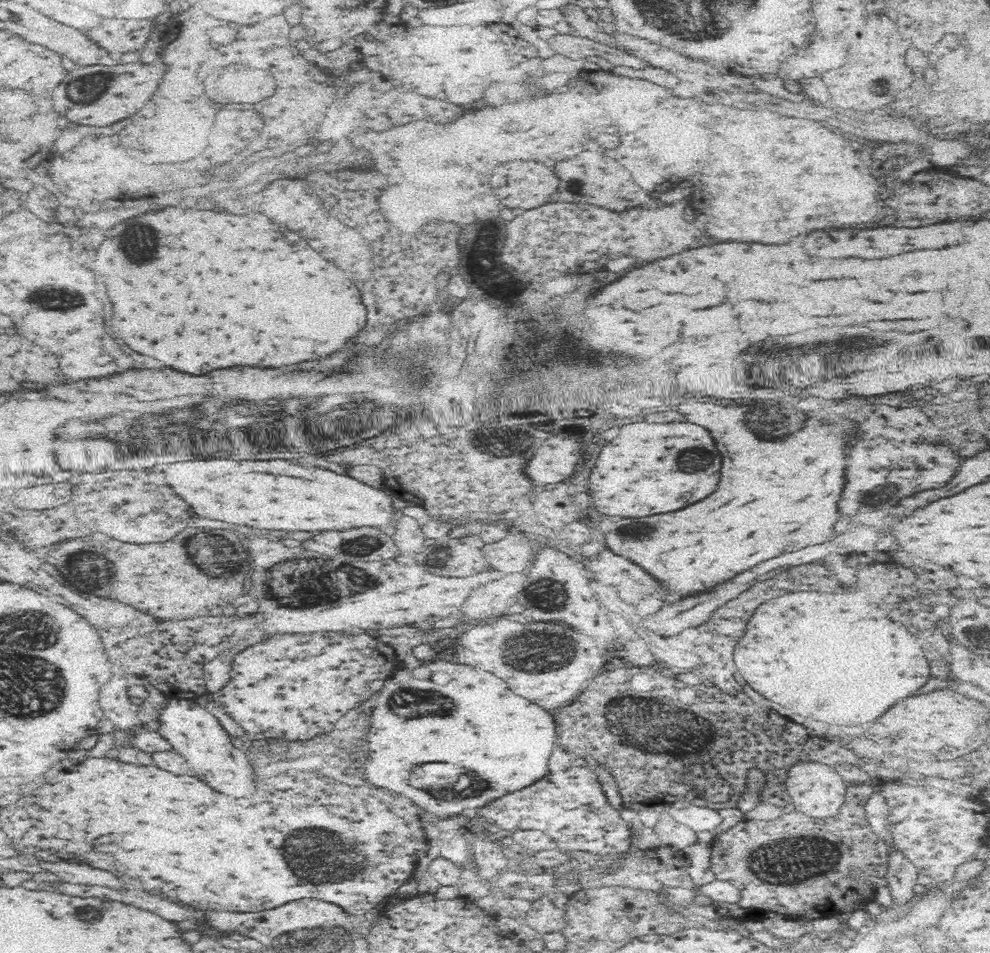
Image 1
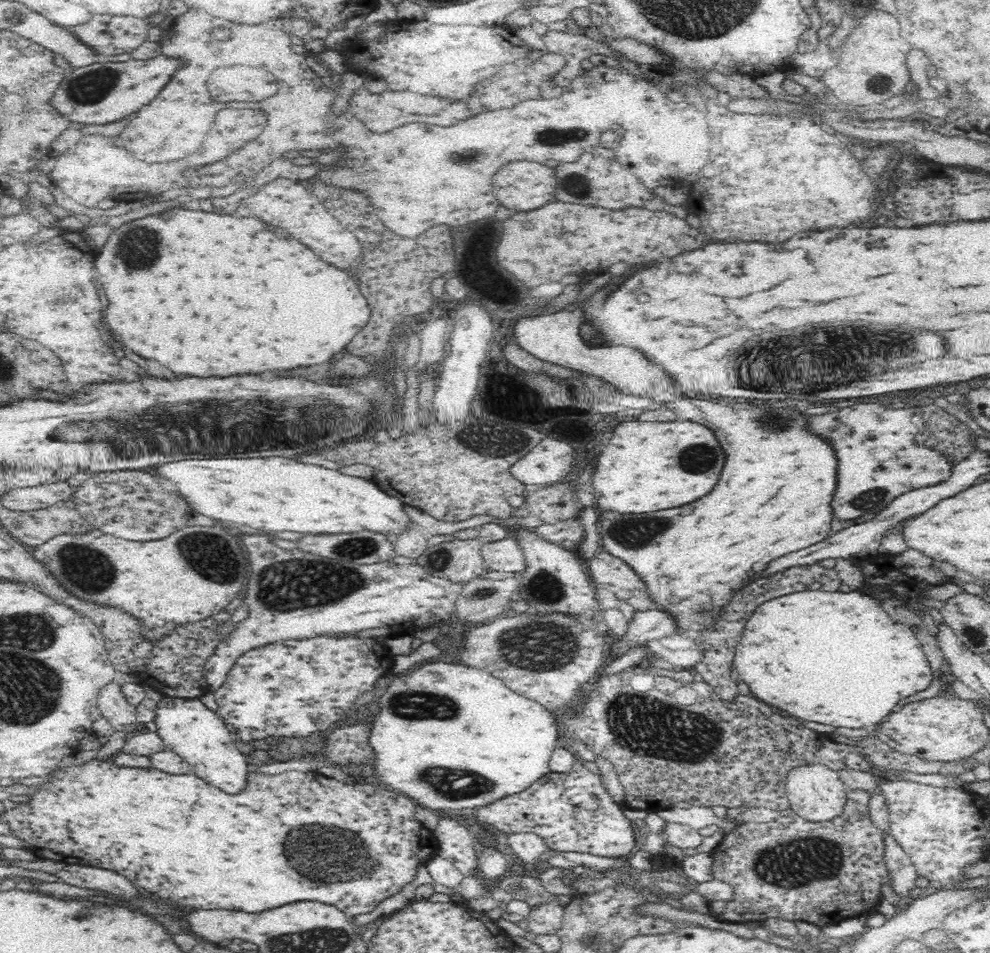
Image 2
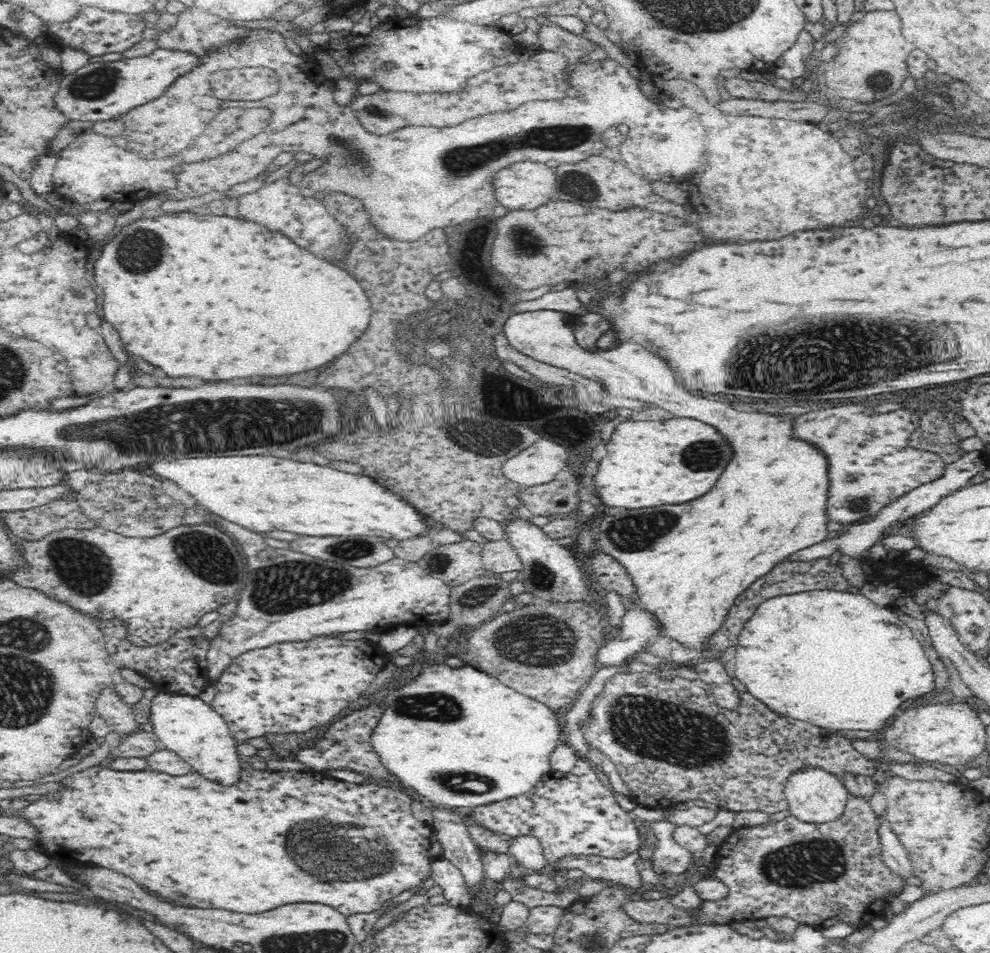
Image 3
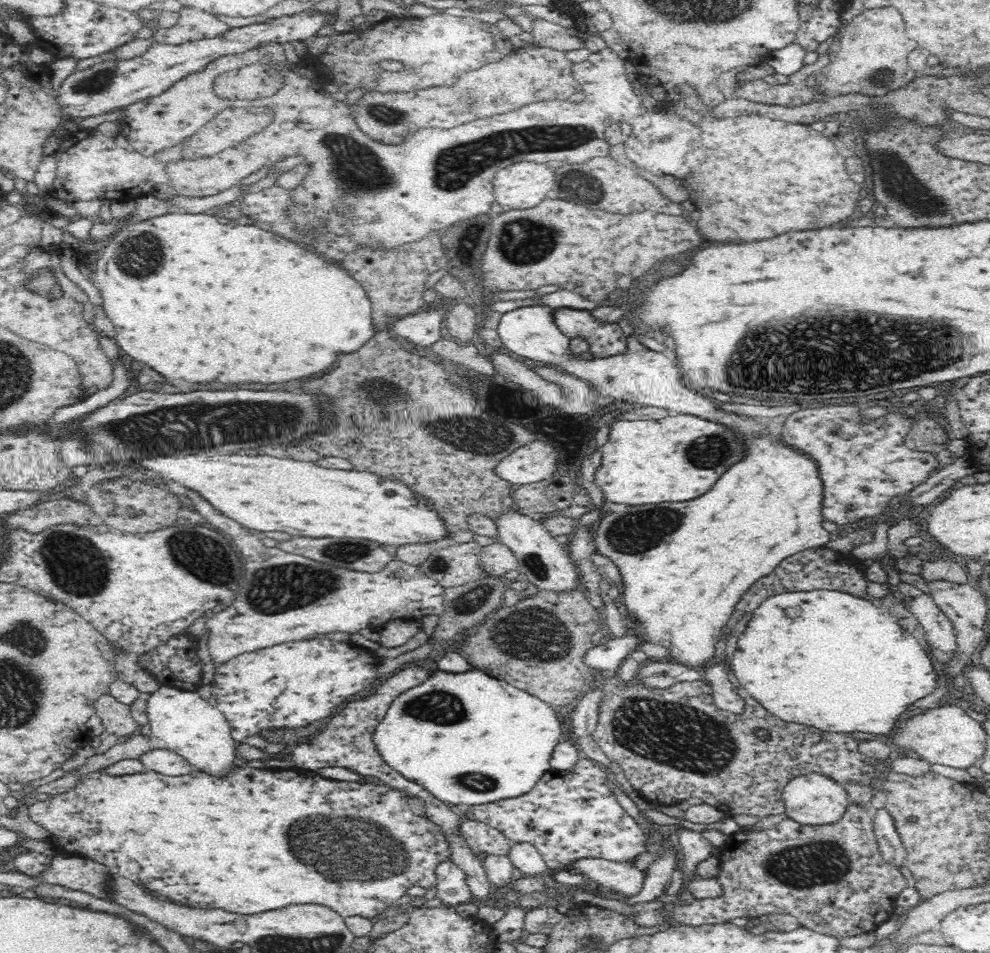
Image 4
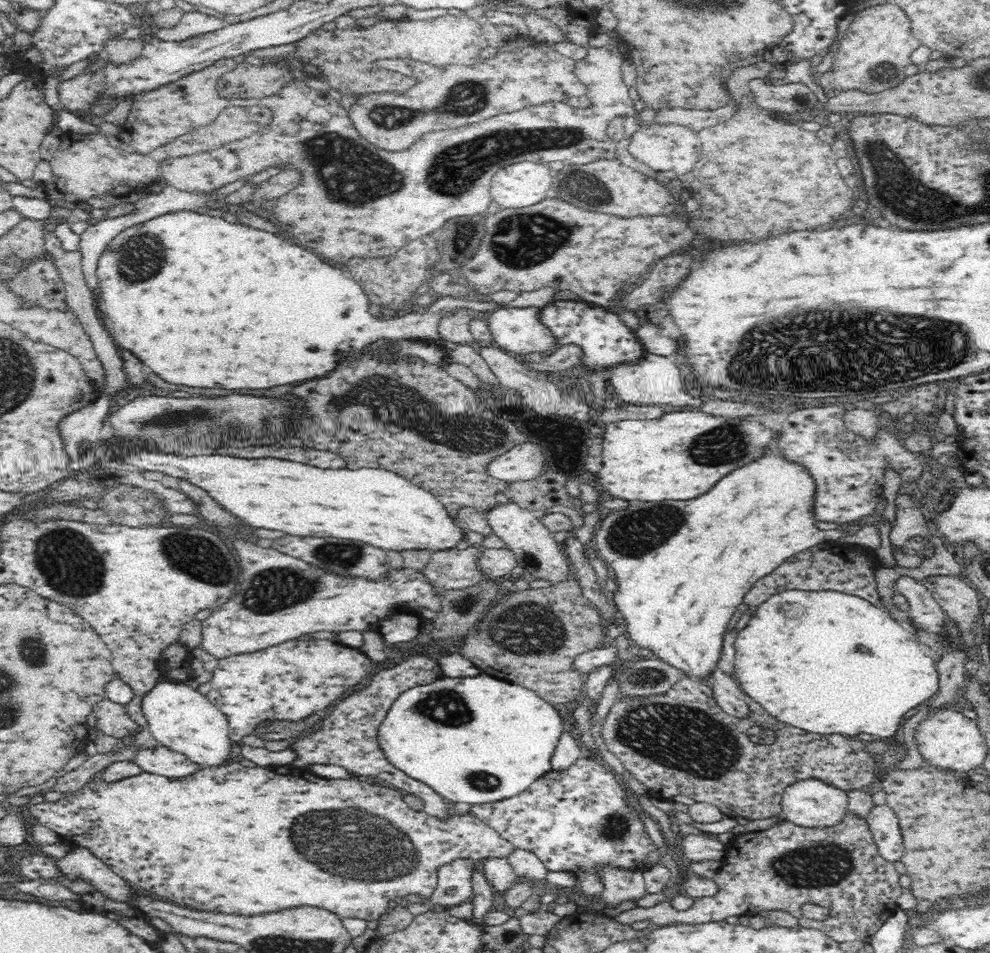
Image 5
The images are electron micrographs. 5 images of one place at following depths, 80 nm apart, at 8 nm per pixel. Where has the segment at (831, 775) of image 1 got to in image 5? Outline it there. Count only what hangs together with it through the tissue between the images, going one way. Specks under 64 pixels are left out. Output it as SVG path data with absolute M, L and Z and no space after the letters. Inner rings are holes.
M810 777L794 781L784 789L782 795L782 812L779 819L794 822L804 828L826 828L844 821L844 815L849 812L847 792L826 783L818 777Z

